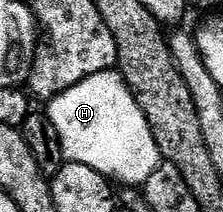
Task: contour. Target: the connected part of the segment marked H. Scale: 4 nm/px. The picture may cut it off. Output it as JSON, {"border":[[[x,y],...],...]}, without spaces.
{"border":[[[118,71],[98,72],[59,93],[46,105],[49,123],[59,135],[64,161],[89,166],[112,181],[142,186],[161,163],[159,147],[134,92]]]}

